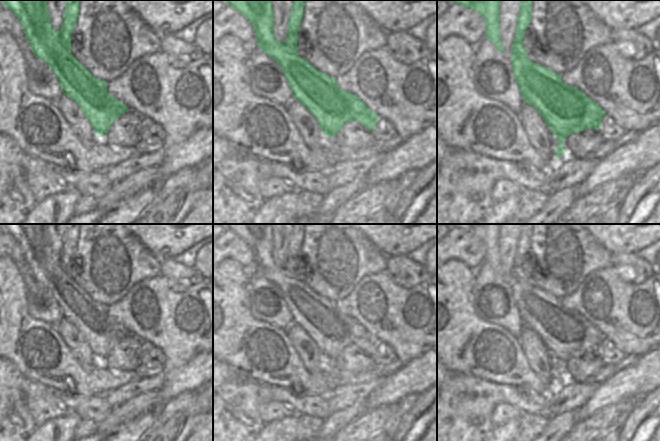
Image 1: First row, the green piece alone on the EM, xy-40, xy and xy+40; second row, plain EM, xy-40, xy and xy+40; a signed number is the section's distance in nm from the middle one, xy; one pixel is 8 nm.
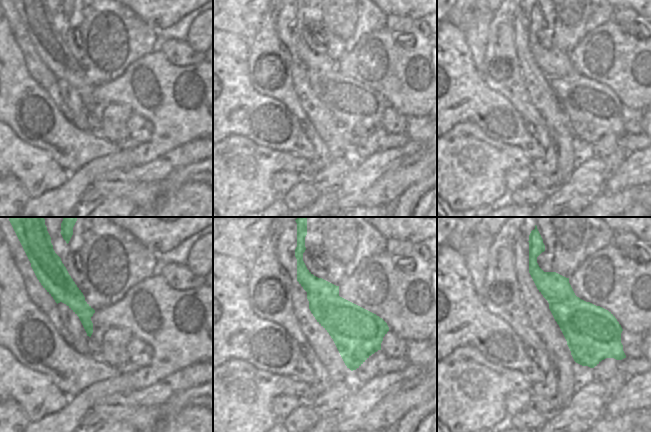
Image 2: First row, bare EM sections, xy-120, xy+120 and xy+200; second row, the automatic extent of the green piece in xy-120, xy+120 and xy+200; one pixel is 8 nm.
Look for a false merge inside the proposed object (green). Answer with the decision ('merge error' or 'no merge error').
merge error

